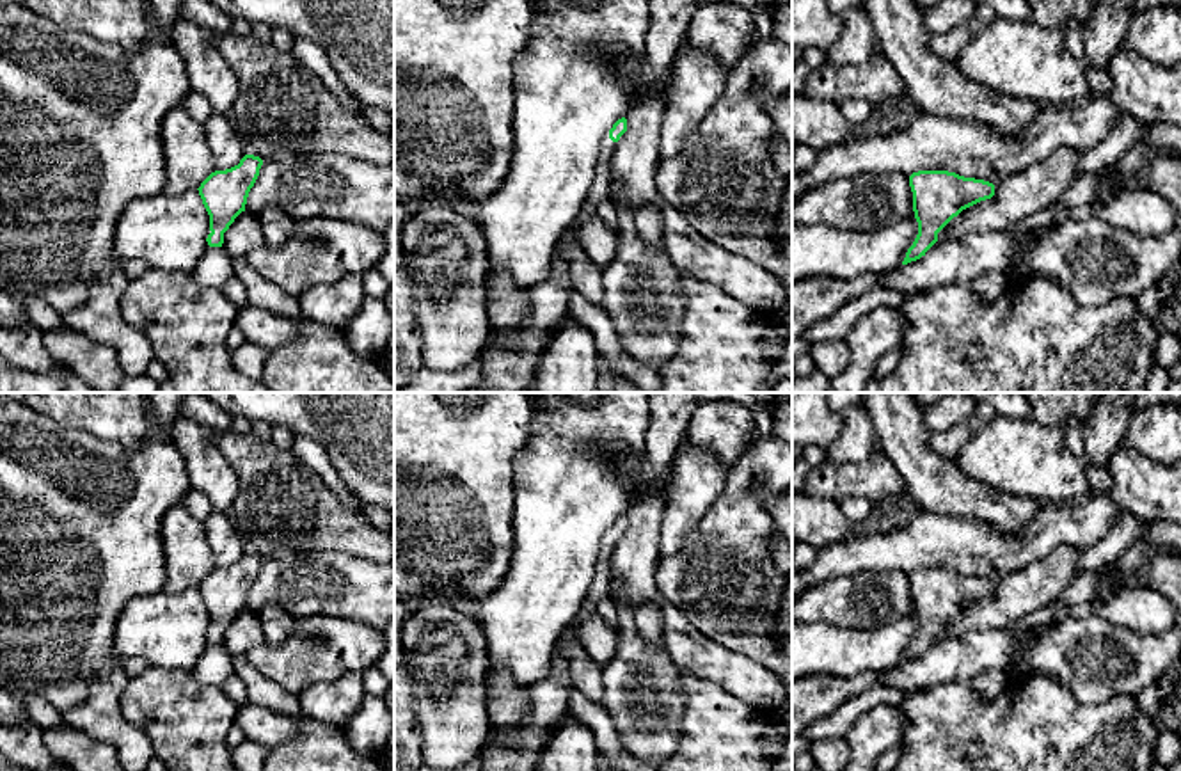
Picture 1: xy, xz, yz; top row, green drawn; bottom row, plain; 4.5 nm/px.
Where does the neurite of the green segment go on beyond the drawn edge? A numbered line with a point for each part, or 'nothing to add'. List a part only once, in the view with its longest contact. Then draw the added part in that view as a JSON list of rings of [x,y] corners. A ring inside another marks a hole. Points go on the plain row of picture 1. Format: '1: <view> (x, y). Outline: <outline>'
1: xz (599, 588). Outline: [[[606,531],[600,544],[600,554],[595,567],[593,583],[575,618],[590,618],[598,615],[598,600],[609,595],[609,565],[614,547],[616,540],[613,540],[609,537],[609,531]]]

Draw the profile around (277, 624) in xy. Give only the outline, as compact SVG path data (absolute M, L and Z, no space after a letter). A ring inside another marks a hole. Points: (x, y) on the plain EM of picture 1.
M268 602L258 613L263 625L263 643L270 647L281 647L293 632L295 616L275 602Z

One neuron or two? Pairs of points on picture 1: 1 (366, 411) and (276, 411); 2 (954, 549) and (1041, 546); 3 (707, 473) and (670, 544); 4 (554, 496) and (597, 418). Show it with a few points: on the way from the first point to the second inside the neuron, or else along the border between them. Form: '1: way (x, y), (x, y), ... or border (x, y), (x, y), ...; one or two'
1: way (343, 411), (299, 411); one
2: way (975, 549), (1020, 549); one
3: way (693, 491), (675, 526); one
4: way (567, 476), (572, 448), (583, 437); one

